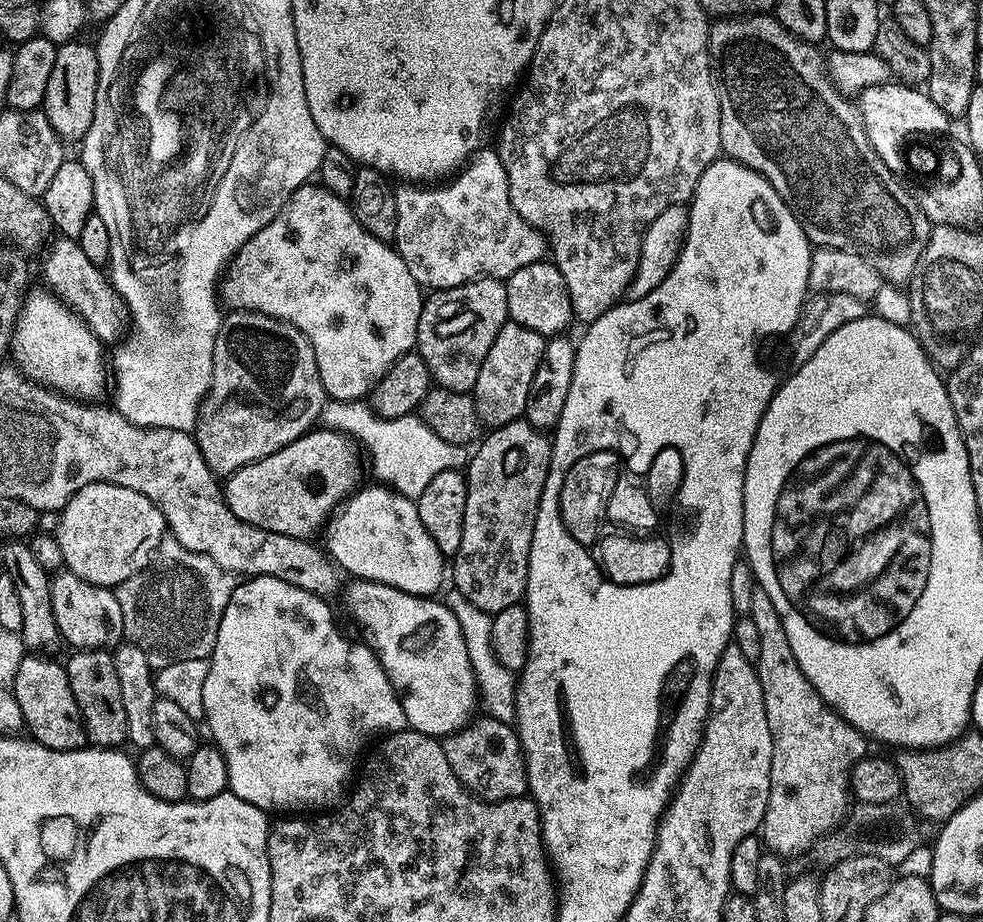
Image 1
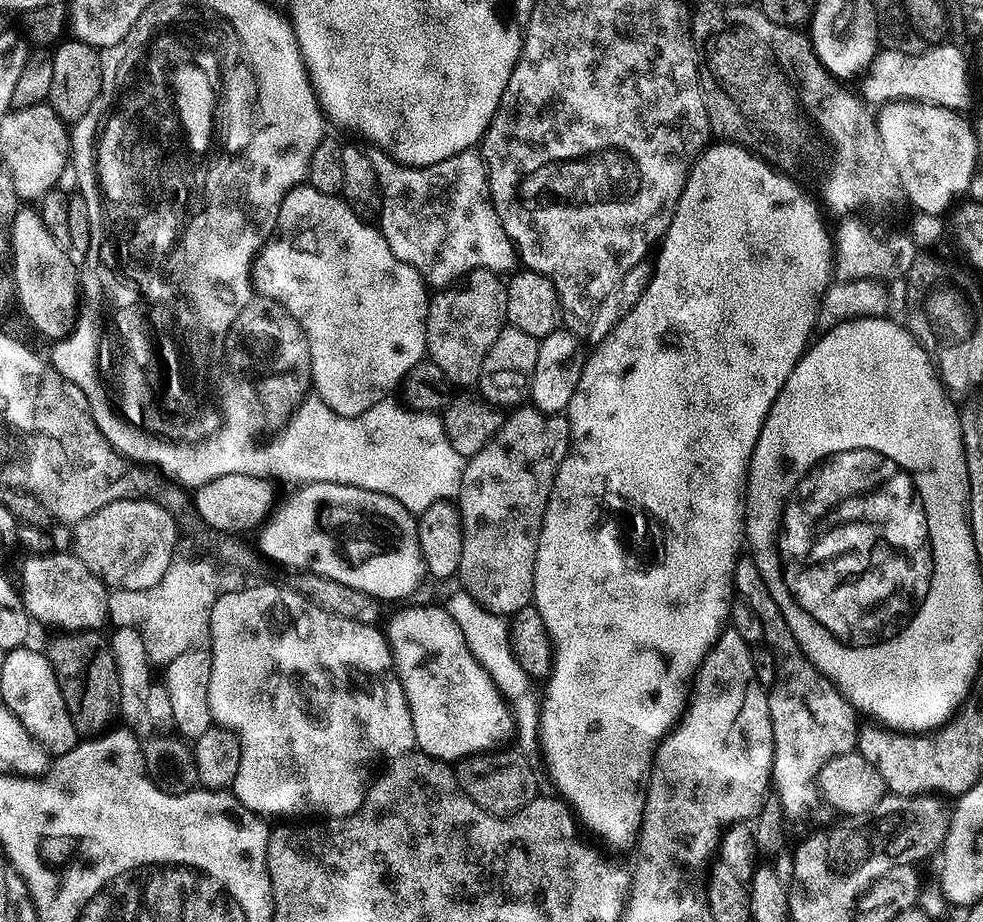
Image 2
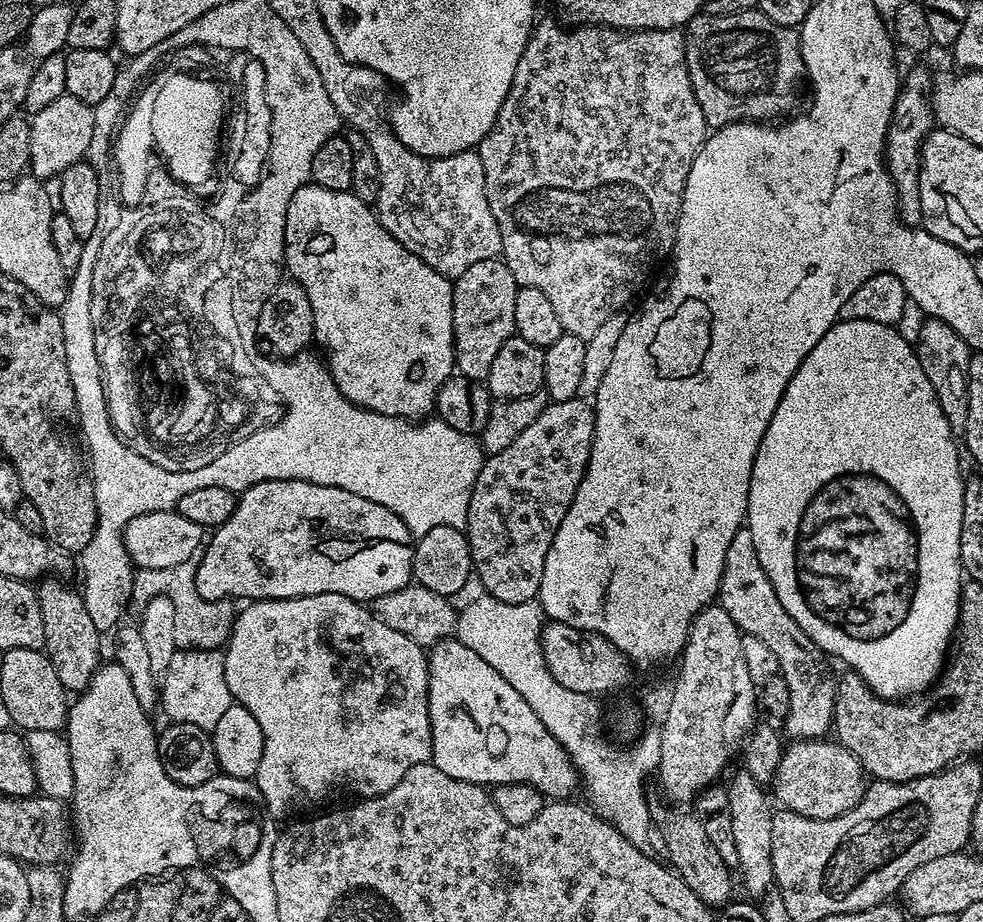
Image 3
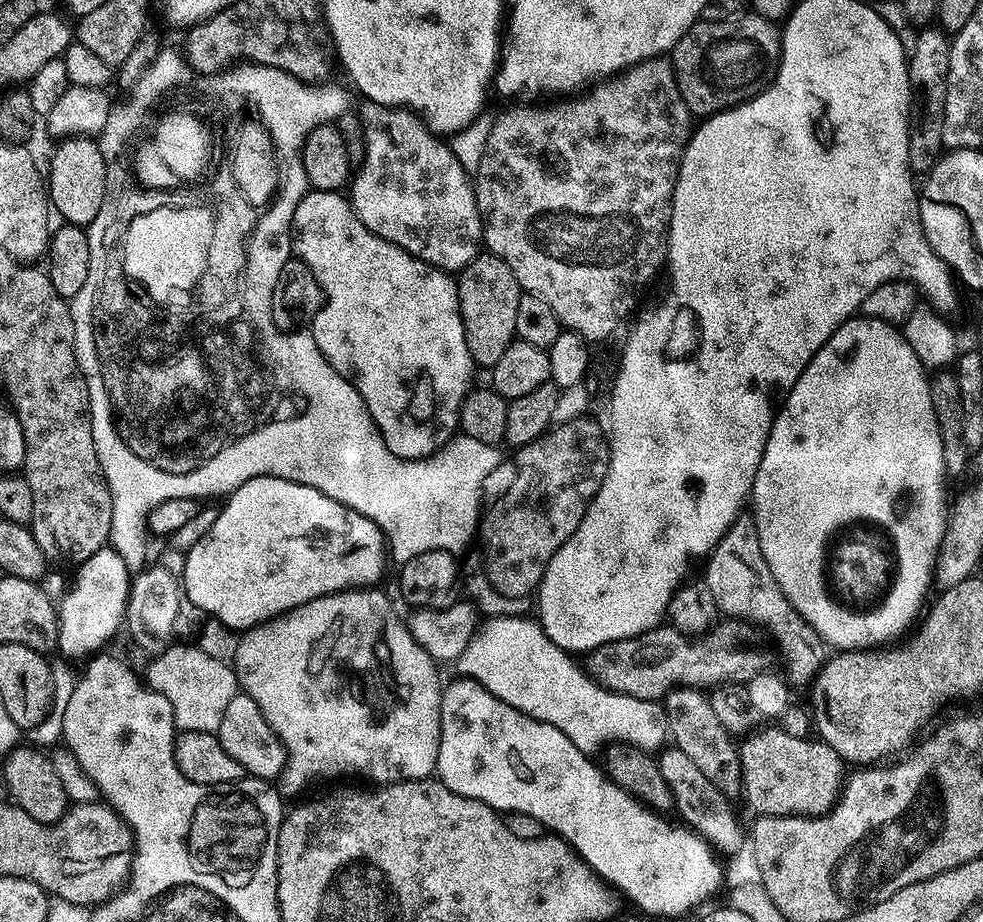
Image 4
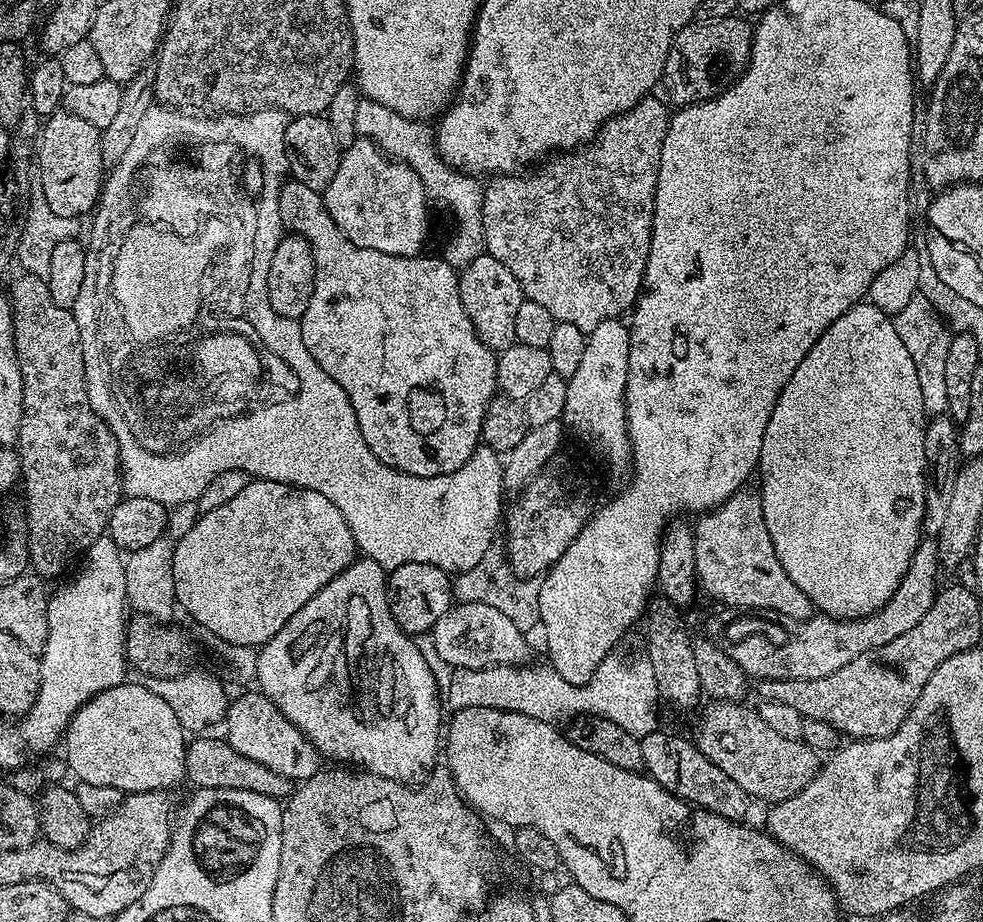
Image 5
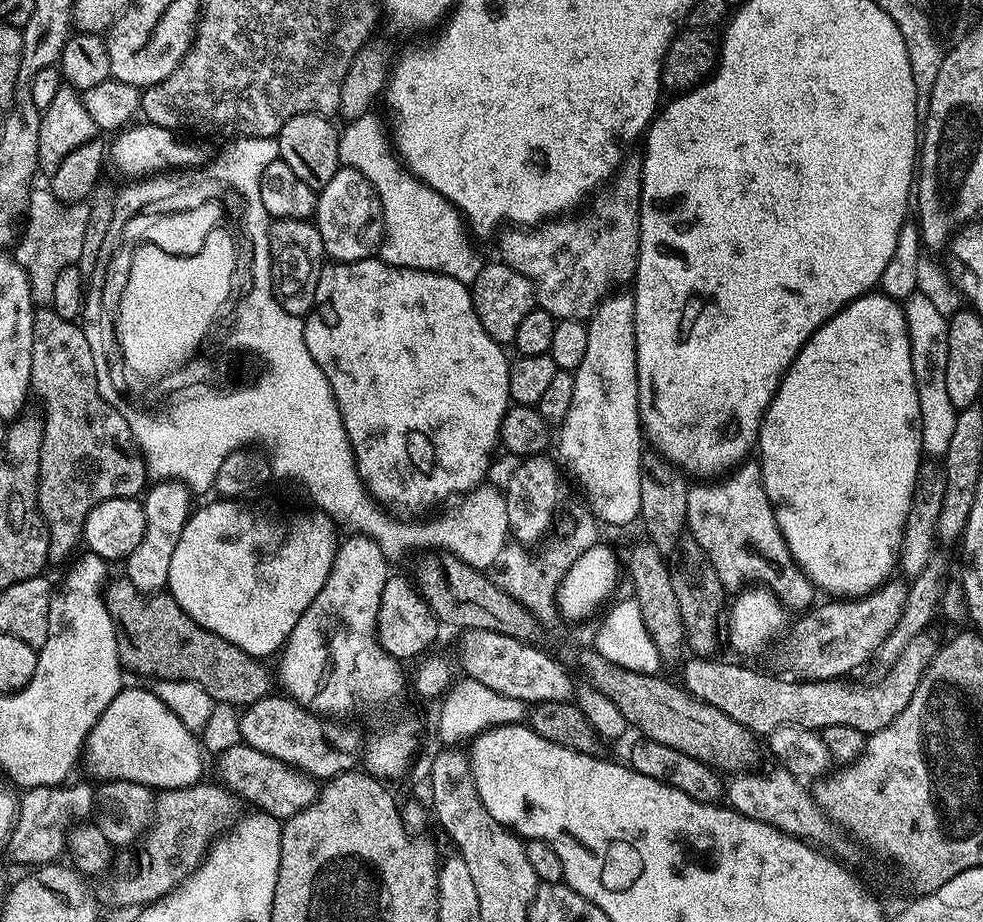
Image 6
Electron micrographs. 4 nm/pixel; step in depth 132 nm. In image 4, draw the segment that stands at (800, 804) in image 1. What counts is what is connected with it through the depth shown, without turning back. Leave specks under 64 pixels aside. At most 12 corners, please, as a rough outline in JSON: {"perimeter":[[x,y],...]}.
{"perimeter":[[742,514],[702,580],[723,615],[765,628],[789,685],[811,685],[826,645],[782,594]]}

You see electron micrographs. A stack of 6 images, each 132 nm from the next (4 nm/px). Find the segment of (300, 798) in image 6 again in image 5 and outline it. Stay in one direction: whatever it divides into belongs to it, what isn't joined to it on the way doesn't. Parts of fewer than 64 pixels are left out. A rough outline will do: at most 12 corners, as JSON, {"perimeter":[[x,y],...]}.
{"perimeter":[[195,737],[184,776],[193,789],[254,790],[279,801],[293,781],[238,754]]}

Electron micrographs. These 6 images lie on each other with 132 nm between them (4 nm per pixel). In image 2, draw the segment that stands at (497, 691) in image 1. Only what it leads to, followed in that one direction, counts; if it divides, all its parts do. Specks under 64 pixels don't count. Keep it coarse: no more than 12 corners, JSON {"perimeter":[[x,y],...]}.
{"perimeter":[[457,590],[446,601],[470,654],[508,701],[519,751],[538,740],[542,696],[518,666],[509,621]]}

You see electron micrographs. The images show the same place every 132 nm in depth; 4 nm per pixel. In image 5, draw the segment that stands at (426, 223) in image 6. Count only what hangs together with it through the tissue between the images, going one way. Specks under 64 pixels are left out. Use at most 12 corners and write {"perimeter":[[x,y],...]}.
{"perimeter":[[367,98],[357,137],[417,169],[453,212],[442,251],[463,270],[485,255],[481,181],[449,167],[427,123]]}

